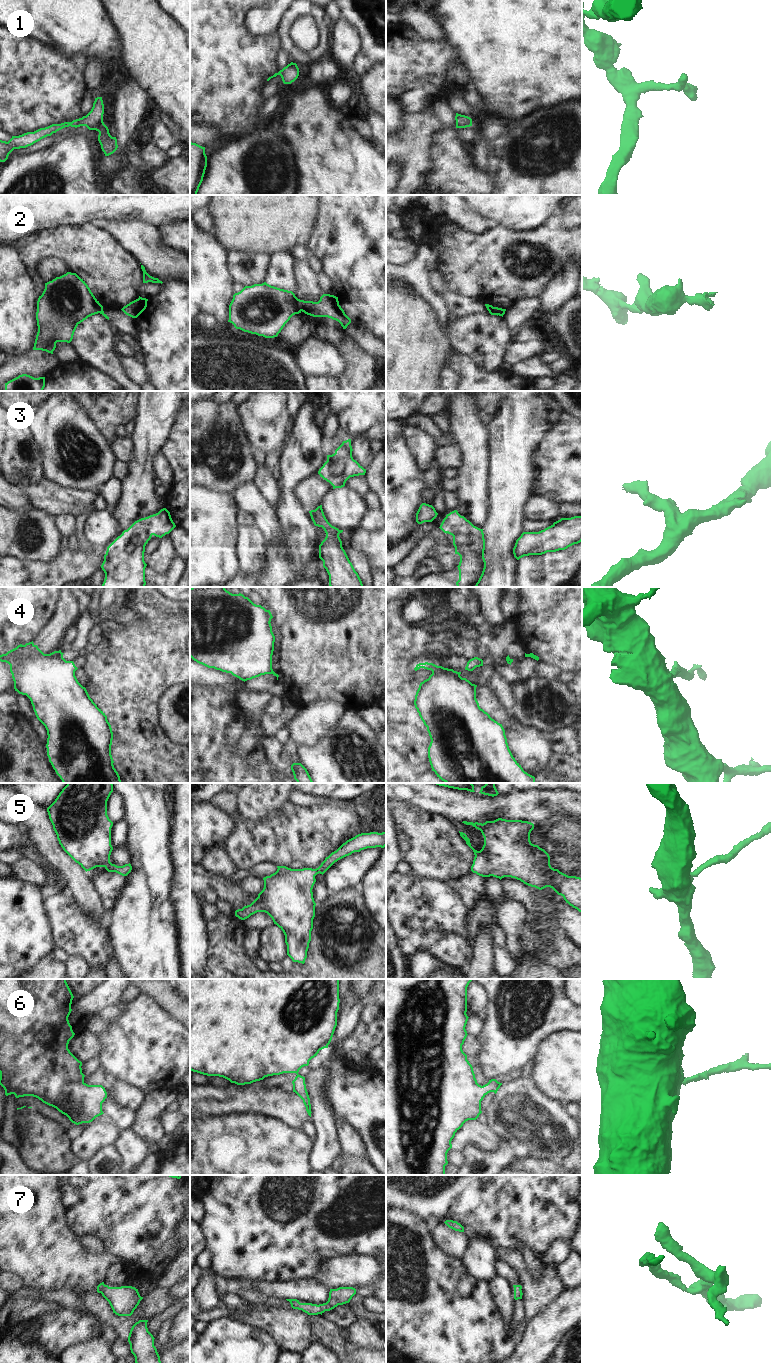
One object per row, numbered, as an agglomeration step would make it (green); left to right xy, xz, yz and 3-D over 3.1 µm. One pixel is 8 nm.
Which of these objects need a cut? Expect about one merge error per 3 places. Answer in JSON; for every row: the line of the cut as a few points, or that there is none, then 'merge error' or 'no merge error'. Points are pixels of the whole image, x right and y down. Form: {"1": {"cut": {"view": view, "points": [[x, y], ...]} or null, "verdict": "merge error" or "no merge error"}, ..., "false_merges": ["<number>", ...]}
{"1": {"cut": null, "verdict": "no merge error"}, "2": {"cut": {"view": "xz", "points": [[296, 298], [295, 304], [301, 310]]}, "verdict": "merge error"}, "3": {"cut": null, "verdict": "no merge error"}, "4": {"cut": null, "verdict": "no merge error"}, "5": {"cut": null, "verdict": "no merge error"}, "6": {"cut": null, "verdict": "no merge error"}, "7": {"cut": null, "verdict": "no merge error"}, "false_merges": ["2"]}

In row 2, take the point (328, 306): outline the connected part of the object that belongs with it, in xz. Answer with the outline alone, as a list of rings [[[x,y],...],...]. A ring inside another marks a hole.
[[[323,294],[318,302],[296,299],[298,308],[307,315],[313,317],[328,317],[338,321],[343,329],[351,323],[351,319],[345,314],[339,305],[338,297]]]

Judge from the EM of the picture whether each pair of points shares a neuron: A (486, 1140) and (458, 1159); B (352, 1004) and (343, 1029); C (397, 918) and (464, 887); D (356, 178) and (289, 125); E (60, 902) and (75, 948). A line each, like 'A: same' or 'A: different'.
A: different
B: same
C: different
D: same
E: same

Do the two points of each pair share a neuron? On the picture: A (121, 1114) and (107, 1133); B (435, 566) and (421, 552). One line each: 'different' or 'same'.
A: different
B: different

